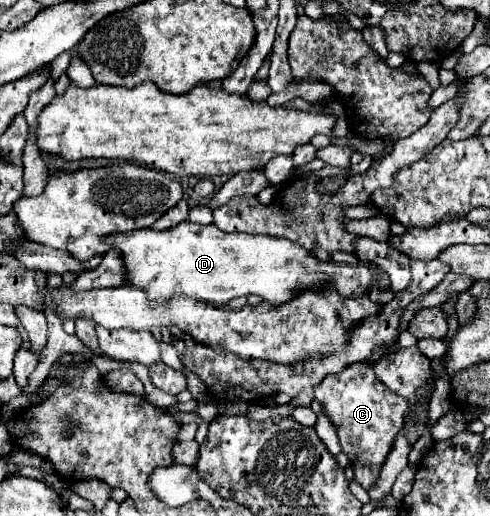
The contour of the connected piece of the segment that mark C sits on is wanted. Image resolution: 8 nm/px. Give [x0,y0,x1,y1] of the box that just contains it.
[314,363,408,491]

